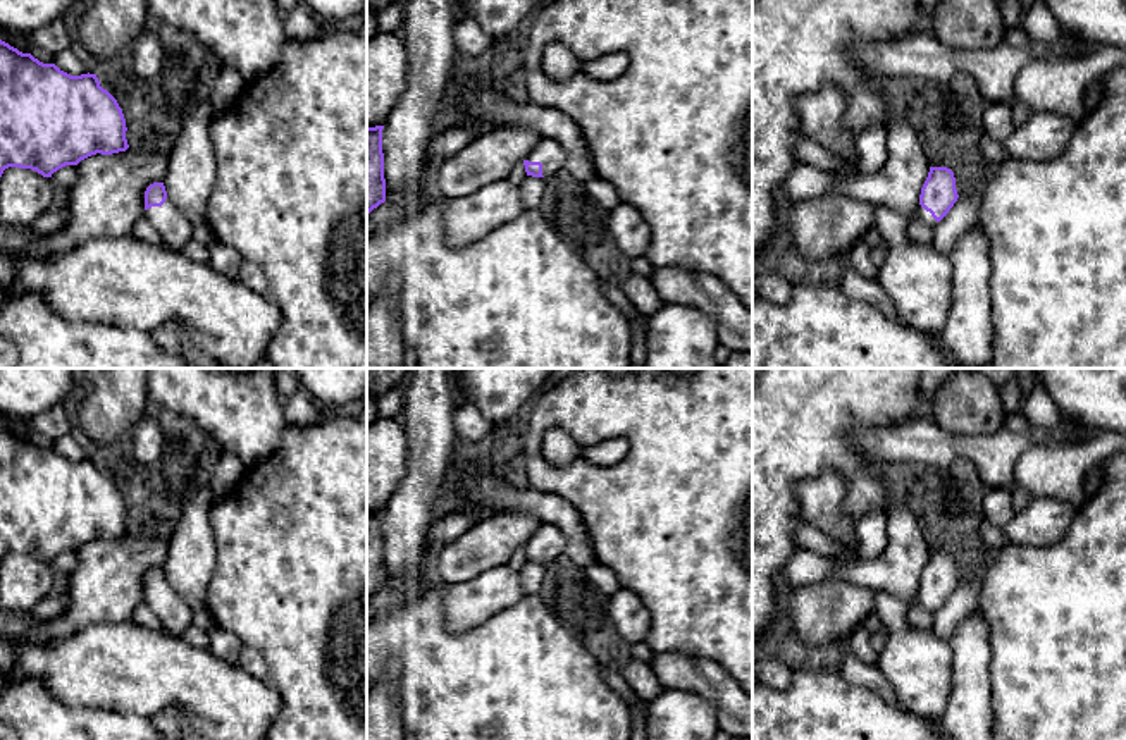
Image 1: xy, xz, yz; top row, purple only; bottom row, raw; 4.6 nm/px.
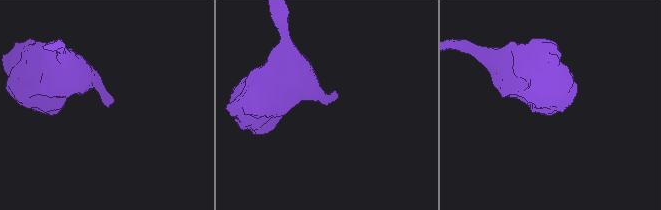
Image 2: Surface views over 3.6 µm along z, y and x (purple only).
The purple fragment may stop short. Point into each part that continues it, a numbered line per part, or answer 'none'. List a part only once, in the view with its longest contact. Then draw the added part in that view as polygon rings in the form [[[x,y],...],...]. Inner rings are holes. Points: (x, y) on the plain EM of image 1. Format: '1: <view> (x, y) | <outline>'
1: xz (553, 542) | [[[542,523],[525,546],[541,547],[542,561],[549,564],[553,559],[565,554],[566,544],[566,535],[558,527]]]

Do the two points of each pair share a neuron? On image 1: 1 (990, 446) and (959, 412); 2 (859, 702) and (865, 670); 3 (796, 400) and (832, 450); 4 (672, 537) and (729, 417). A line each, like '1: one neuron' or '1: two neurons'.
1: two neurons
2: two neurons
3: one neuron
4: one neuron

